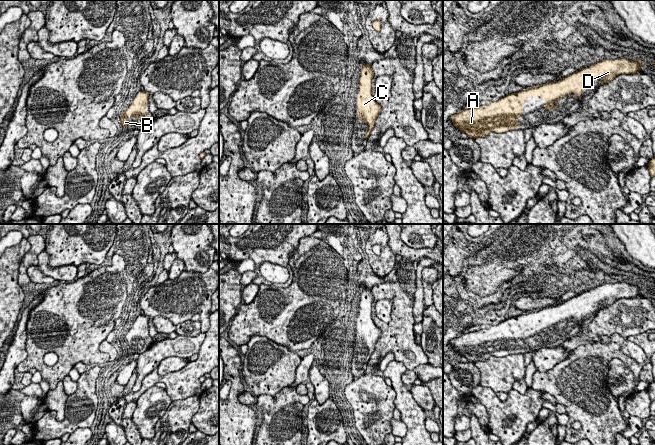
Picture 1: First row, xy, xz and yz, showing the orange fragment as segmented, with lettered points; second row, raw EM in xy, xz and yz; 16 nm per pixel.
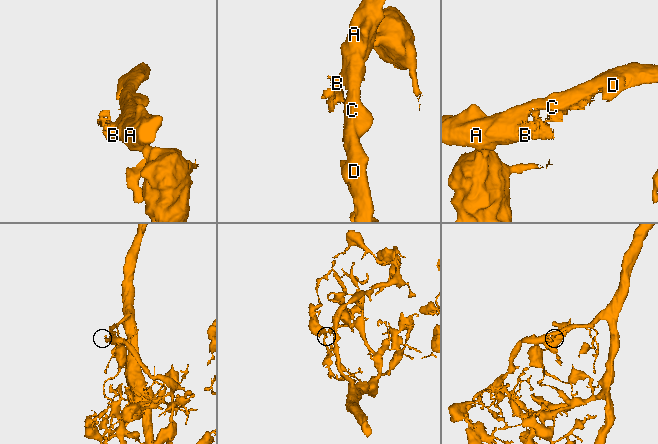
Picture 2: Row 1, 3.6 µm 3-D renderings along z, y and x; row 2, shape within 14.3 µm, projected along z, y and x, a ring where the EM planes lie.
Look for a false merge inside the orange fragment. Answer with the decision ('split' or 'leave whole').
leave whole

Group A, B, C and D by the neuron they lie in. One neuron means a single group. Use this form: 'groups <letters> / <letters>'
groups A B C D

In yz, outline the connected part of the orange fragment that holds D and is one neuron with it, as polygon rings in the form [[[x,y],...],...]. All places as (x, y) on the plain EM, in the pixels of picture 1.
[[[640,283],[602,284],[559,305],[548,305],[539,310],[527,311],[488,329],[463,333],[450,339],[449,343],[460,356],[474,363],[488,360],[491,356],[502,357],[513,354],[518,351],[518,341],[523,339],[523,328],[528,321],[544,324],[546,334],[558,334],[558,327],[556,330],[553,329],[555,324],[558,325],[568,317],[575,318],[572,322],[580,322],[586,310],[594,303],[603,302],[599,308],[601,310],[612,305],[617,299],[637,297],[643,287]]]

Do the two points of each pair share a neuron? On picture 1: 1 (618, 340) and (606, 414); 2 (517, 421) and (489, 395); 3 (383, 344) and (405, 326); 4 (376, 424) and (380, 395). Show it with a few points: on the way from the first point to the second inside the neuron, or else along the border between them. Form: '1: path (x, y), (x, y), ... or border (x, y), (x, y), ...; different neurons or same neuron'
1: path (597, 352), (590, 356), (590, 393); same neuron
2: path (508, 421), (492, 404); same neuron
3: path (389, 341), (399, 332); same neuron
4: path (377, 417), (378, 402); same neuron

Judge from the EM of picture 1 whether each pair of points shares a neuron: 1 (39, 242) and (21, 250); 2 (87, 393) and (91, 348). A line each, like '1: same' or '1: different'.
1: different
2: different

